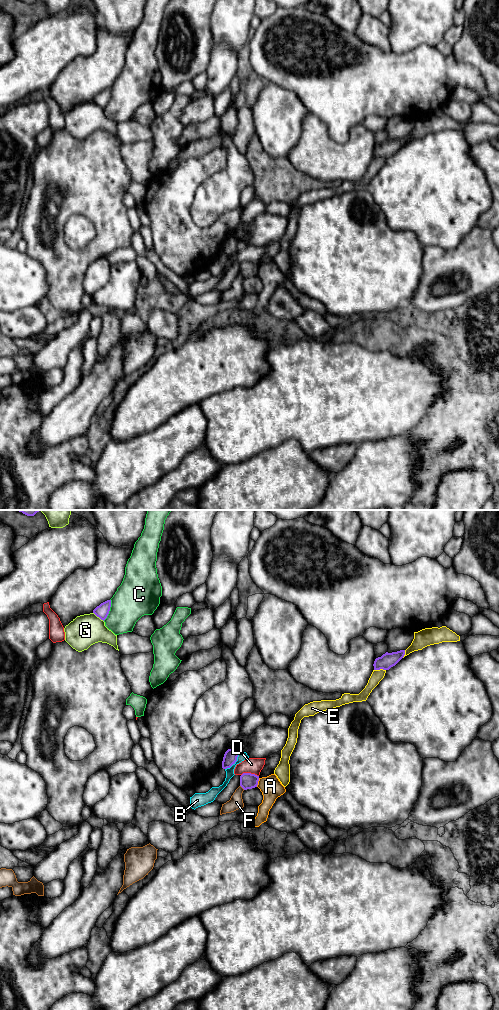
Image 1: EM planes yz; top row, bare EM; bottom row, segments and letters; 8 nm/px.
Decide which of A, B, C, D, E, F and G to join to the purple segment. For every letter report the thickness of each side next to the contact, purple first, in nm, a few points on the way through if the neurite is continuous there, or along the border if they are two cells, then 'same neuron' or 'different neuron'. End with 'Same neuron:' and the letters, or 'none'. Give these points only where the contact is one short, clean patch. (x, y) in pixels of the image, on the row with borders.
A: 130 nm thick on the purple side, 170 nm on the other; border along yz (259, 778), (256, 786); different neuron
B: 110 nm thick on the purple side, 70 nm on the other; border along yz (238, 752), (237, 759), (225, 769); different neuron
C: 110 nm thick on the purple side, 320 nm on the other; different neuron
D: 130 nm thick on the purple side, 130 nm on the other; different neuron
E: 120 nm thick on the purple side, 100 nm on the other; different neuron
F: 130 nm thick on the purple side, 110 nm on the other; different neuron
G: 110 nm thick on the purple side, 260 nm on the other; different neuron
Same neuron: none

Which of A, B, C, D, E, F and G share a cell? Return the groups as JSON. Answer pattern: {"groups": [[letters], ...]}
{"groups": [["A", "C"], ["B"], ["D"], ["E"], ["F"], ["G"]]}

